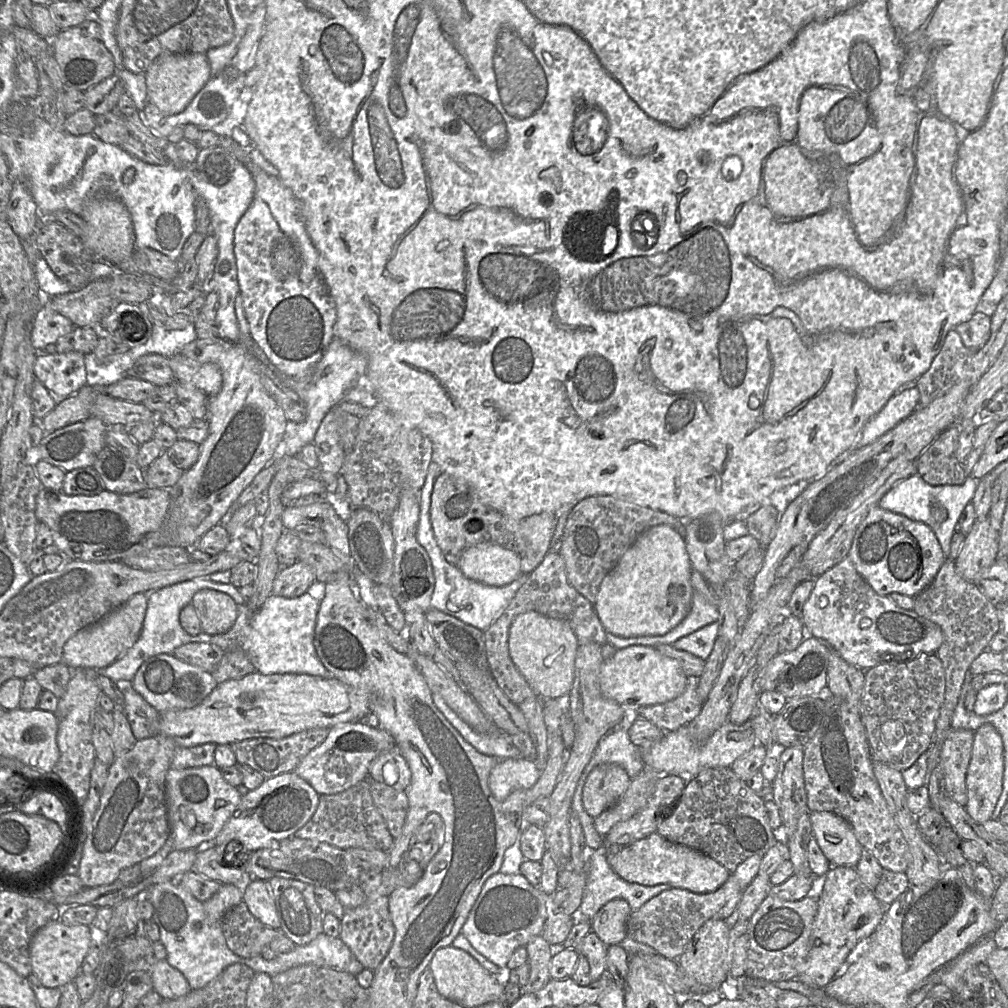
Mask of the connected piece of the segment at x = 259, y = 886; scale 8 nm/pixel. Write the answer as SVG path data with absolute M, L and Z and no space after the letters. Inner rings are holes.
M252 880L243 887L243 901L263 924L279 930L280 921L268 881Z

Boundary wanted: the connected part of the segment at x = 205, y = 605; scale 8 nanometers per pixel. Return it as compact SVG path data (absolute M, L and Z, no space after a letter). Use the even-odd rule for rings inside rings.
M202 589L197 591L191 601L207 634L222 634L234 625L238 615L238 605L226 593Z

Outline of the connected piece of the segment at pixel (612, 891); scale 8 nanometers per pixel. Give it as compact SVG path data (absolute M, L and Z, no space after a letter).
M604 845L603 848L590 848L586 885L577 917L591 920L593 916L612 899L626 900L631 908L631 911L634 912L650 899L656 897L663 891L670 890L671 888L672 886L669 884L645 886L628 882L622 879L609 865L604 853Z

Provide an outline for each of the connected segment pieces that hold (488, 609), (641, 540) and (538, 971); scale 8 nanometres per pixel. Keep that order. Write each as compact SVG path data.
M431 461L425 482L419 492L420 514L416 532L417 541L427 552L433 568L435 586L431 606L484 632L504 612L516 592L527 581L529 574L523 573L516 580L505 586L494 587L465 577L456 565L446 561L436 542L430 520L431 496L439 474L440 468L438 464Z
M666 524L653 526L640 534L614 568L604 577L593 605L606 632L622 638L664 635L687 616L694 590L690 578L692 565L682 536Z
M537 935L529 940L526 949L530 973L527 983L520 987L521 994L536 992L542 989L551 979L549 973L552 959L550 944L541 935Z

